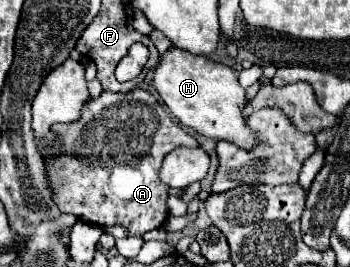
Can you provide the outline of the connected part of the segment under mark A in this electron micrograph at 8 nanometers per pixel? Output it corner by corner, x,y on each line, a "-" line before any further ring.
134,88
134,90
130,90
130,92
116,92
116,94
104,90
98,98
90,98
90,100
82,106
82,114
80,114
80,118
78,118
76,122
52,126
52,132
58,136
58,138
56,138
56,140
58,140
56,148
60,150
60,154
54,156
54,158
46,158
46,170
48,170
48,174
50,174
48,180
50,180
52,200
58,204
58,208
60,208
62,212
70,212
70,214
74,214
76,218
86,220
86,222
92,222
92,224
98,224
98,226
122,226
122,228
126,228
128,236
144,236
148,230
156,230
156,228
160,228
160,226
166,222
166,218
168,218
166,200
168,200
168,190
170,190
170,186
160,180
162,160
164,160
164,156
166,156
172,148
176,148
176,146
194,146
194,148
196,148
198,142
196,142
196,138
194,138
192,134
188,134
180,124
176,124
176,122
172,120
170,112
168,112
168,108
166,108
164,104
160,104
158,100
146,102
146,100
144,100
146,96
152,96
152,94
146,92
146,90
142,90
142,88

